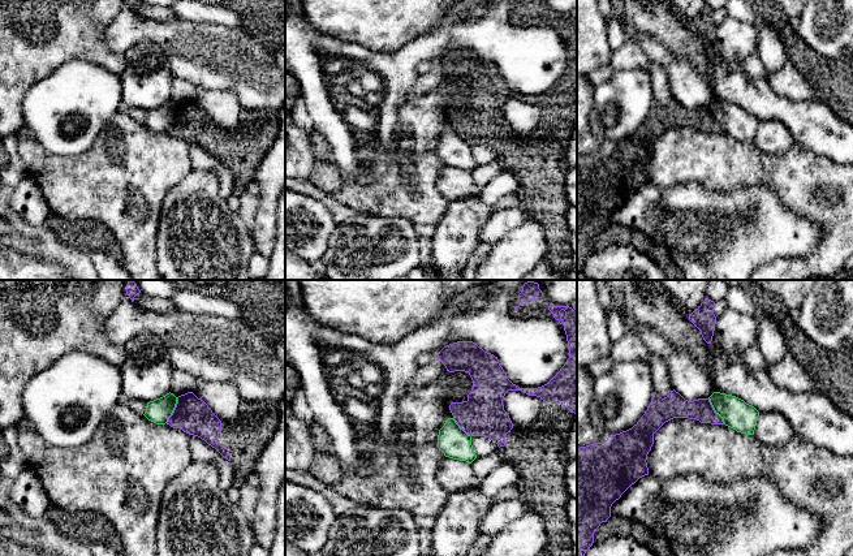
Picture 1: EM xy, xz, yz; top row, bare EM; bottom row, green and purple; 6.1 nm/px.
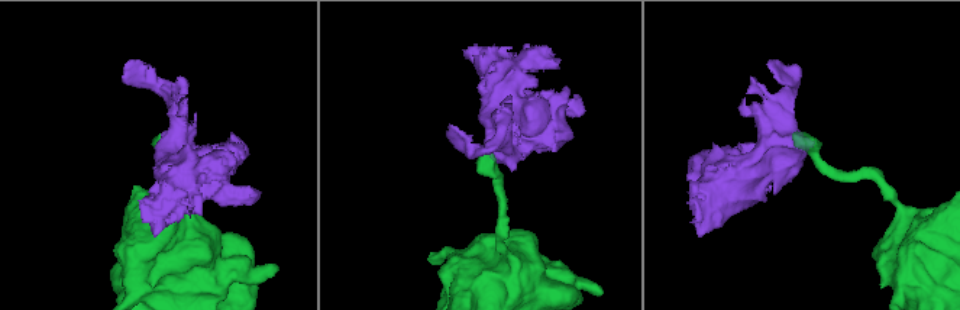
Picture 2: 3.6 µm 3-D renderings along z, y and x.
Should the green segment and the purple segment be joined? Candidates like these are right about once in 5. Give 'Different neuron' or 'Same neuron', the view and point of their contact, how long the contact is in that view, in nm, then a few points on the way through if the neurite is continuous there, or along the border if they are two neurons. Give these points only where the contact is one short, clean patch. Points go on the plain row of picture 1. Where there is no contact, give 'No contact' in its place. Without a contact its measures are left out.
Different neuron. Touches green at yz (714, 117). Shared border 190 nm. Boundary: yz (709, 106), (713, 117), (724, 132)

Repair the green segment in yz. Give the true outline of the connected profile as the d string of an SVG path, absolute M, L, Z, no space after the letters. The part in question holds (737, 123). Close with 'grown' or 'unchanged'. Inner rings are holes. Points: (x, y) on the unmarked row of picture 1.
M714 100L708 107L725 134L741 142L754 143L759 125L759 120L754 115L736 104L720 100Z; unchanged

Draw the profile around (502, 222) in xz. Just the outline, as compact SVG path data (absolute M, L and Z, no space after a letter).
M503 208L492 212L484 221L479 237L482 242L495 245L507 233L529 220L526 211L521 208Z

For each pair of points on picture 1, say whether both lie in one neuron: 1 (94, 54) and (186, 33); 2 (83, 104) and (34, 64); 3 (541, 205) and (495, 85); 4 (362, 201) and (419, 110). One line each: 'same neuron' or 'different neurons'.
1: different neurons
2: different neurons
3: same neuron
4: same neuron

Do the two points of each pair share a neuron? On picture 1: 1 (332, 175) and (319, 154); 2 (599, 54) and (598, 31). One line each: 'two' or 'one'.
1: two
2: one

